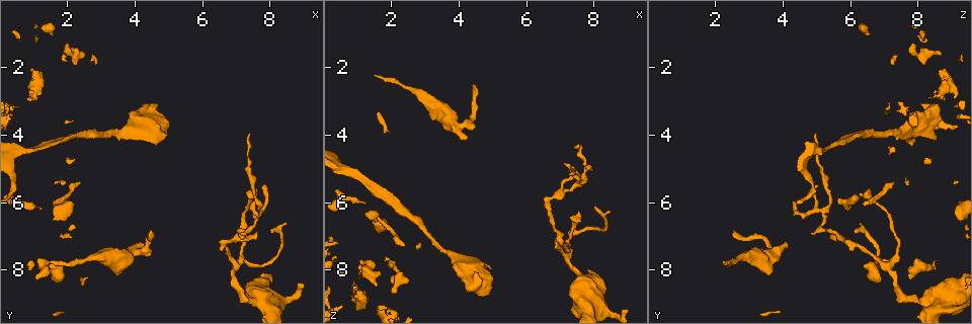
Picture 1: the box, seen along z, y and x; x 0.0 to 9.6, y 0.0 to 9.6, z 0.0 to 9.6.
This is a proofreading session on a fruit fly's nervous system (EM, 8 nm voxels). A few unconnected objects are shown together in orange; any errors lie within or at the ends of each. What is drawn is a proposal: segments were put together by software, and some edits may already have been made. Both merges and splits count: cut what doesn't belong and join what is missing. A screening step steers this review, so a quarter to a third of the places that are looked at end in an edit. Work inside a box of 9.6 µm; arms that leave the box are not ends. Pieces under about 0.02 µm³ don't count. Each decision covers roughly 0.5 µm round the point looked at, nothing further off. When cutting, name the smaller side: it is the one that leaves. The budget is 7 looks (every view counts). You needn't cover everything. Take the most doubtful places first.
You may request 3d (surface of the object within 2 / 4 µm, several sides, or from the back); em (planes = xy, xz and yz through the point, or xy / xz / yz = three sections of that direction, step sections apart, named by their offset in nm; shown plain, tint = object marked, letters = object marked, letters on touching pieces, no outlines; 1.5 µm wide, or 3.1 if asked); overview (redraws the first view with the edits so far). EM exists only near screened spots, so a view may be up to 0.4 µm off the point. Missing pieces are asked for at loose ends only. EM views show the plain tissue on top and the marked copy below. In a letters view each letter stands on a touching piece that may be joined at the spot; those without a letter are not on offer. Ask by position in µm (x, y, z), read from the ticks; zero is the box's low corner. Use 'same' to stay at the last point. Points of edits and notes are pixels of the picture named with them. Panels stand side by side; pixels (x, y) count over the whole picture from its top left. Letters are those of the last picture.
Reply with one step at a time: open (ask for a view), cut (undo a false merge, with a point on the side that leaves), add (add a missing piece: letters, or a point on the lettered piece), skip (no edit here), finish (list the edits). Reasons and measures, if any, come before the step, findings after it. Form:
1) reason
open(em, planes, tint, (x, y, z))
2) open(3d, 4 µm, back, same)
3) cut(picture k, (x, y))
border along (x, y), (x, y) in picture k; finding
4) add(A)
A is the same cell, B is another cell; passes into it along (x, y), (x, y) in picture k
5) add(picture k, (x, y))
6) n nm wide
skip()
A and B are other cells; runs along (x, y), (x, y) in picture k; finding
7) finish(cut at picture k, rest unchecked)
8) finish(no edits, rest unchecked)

thin end
open(em, xy, step 4, letters, (1.45, 7.80, 2.25))

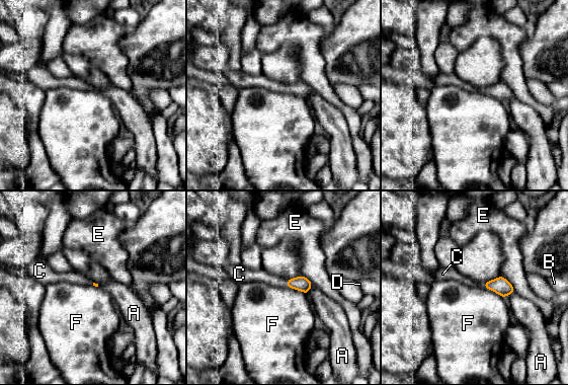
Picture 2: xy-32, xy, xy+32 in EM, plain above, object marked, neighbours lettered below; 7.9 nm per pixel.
add(C)
C is the same cell, A, B, D, E and F are other cells; passes into it along (301, 283), (287, 283), (261, 276) in picture 2; the neuron continues

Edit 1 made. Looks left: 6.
thick end
open(em, xy, step 8, letters, (4.30, 3.10, 8.60))

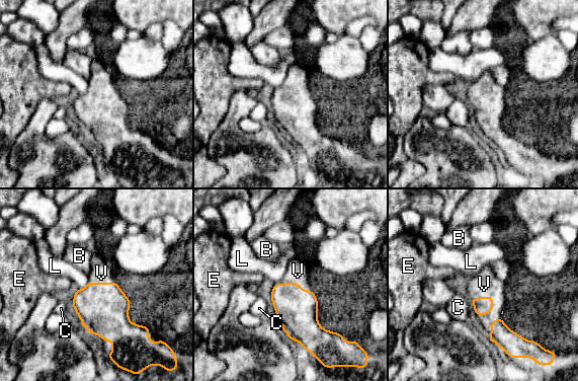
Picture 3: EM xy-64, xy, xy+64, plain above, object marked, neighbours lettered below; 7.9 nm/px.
cut it another way
open(em, planes, letters, same)

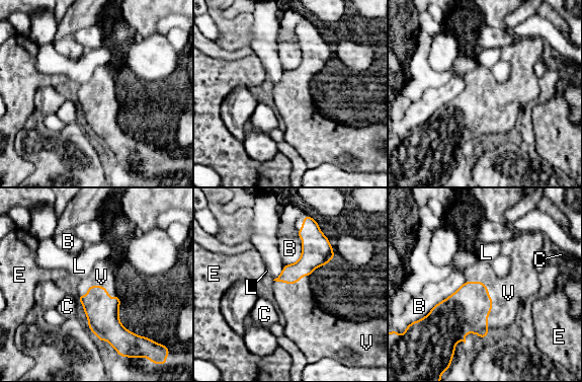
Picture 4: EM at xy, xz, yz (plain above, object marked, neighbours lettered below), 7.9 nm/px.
V touches over 480 nm
add(V)
V is the same cell, B, C, E and L are other cells; it goes on there

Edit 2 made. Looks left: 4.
open(overview)

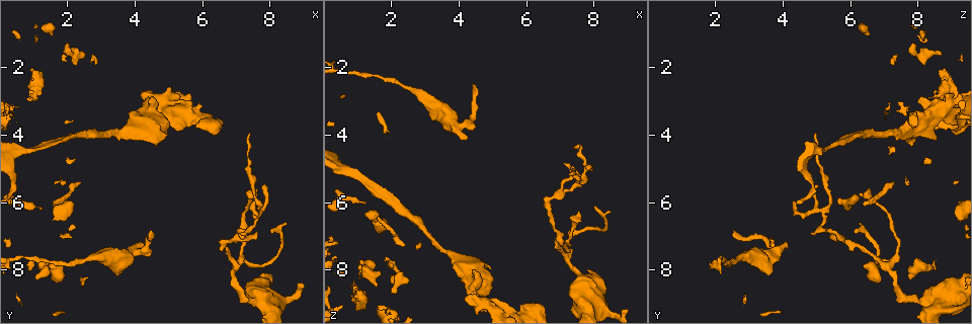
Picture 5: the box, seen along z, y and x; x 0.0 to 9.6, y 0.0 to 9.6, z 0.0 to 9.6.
three-way junction
open(em, 3.1 µm, yz, step 16, tint, (7.05, 7.95, 7.15))

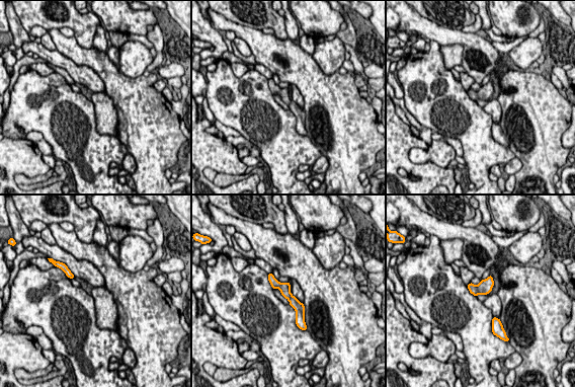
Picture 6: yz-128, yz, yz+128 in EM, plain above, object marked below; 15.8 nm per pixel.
open(em, 3.1 µm, xz, step 16, letters, same)

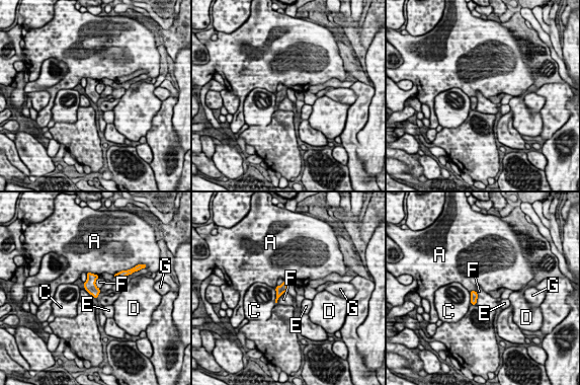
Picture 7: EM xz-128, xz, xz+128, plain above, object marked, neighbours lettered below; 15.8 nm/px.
skip()
A, C, D, E, F and G are other cells; border along (475, 291), (477, 294), (476, 304) in picture 7; all the same neuron

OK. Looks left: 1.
finish(add at picture 2, add at picture 4, rest unchecked)

